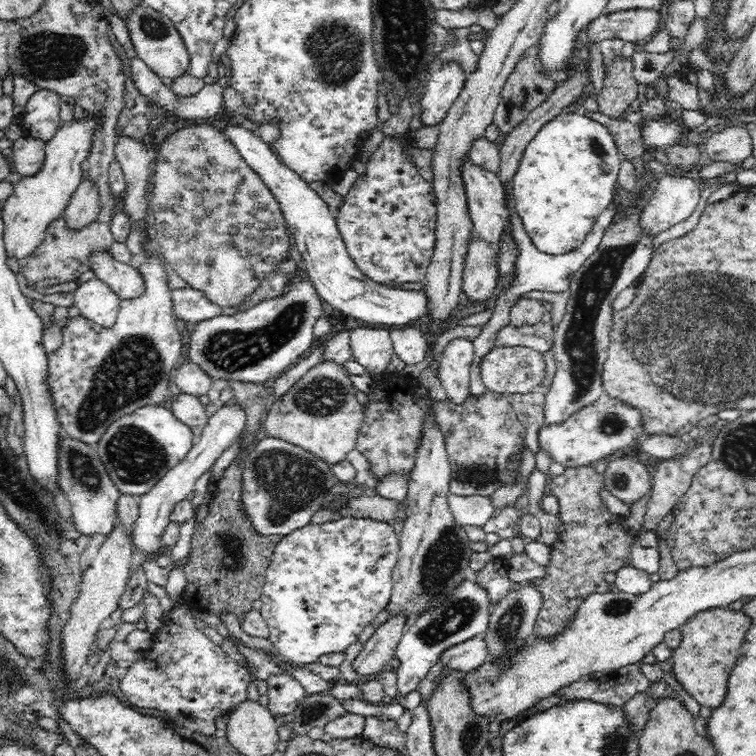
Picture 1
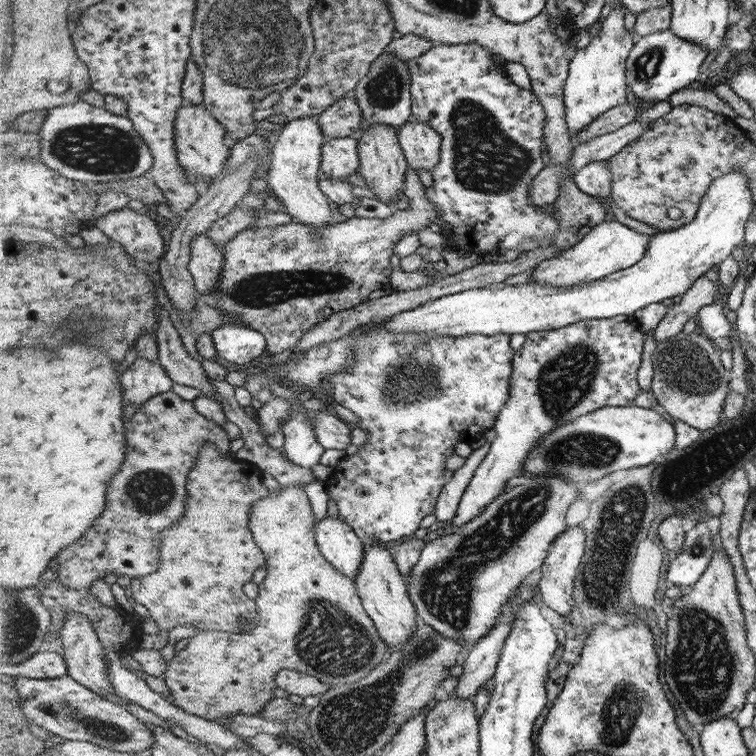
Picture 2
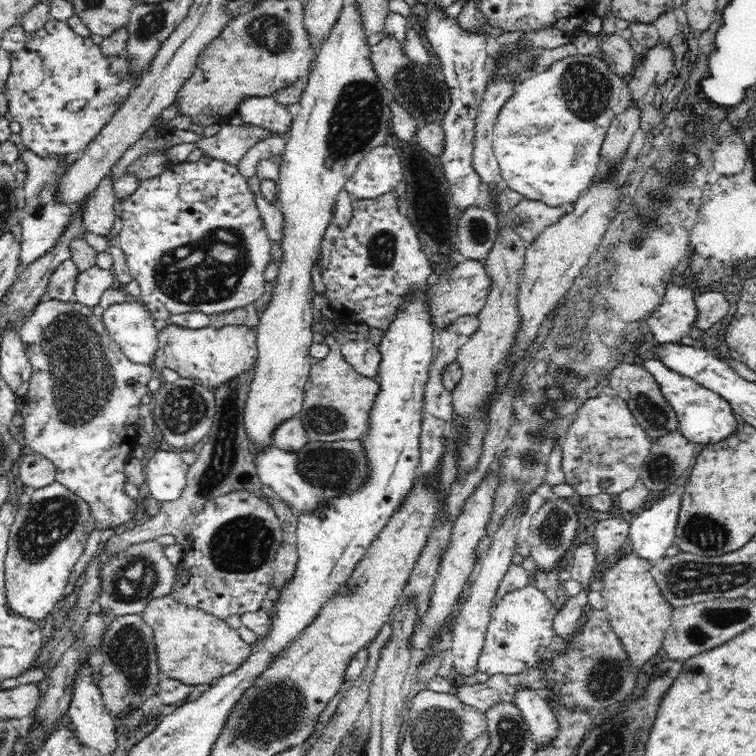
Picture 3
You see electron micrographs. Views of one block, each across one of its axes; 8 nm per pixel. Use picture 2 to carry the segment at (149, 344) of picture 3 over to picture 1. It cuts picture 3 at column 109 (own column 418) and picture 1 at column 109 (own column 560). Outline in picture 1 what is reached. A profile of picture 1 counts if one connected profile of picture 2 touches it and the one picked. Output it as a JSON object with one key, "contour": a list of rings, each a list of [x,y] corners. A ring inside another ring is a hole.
{"contour":[[[94,277],[79,284],[71,296],[84,319],[104,329],[110,328],[117,321],[121,298],[109,284],[99,278]]]}

